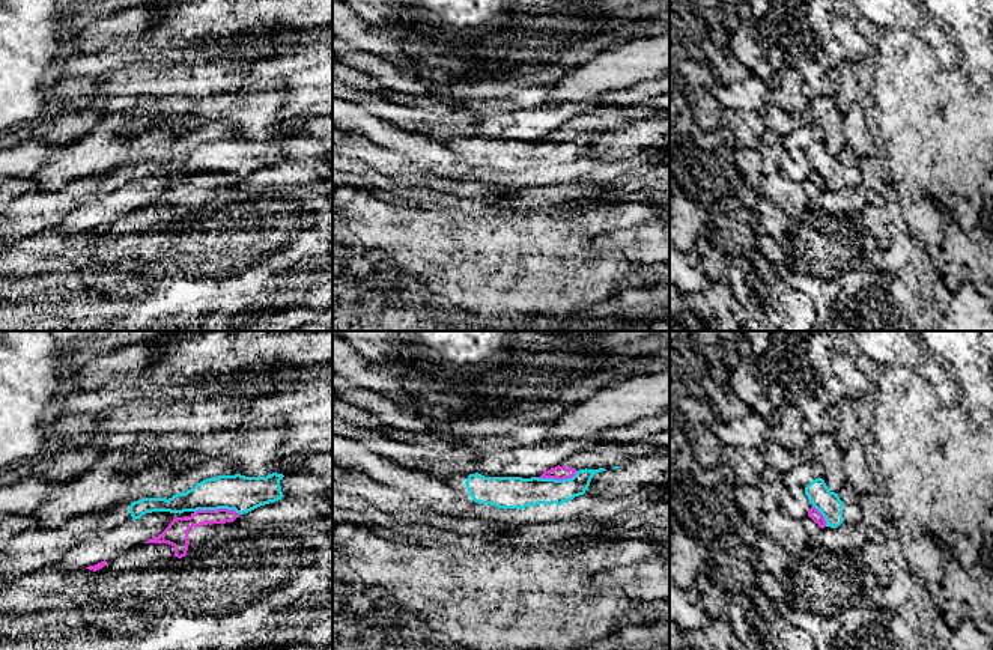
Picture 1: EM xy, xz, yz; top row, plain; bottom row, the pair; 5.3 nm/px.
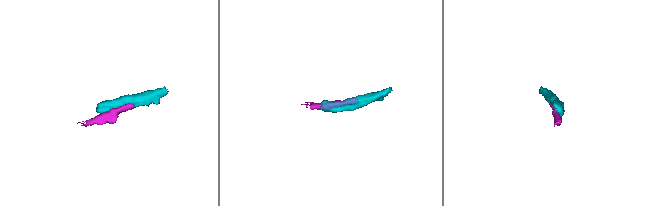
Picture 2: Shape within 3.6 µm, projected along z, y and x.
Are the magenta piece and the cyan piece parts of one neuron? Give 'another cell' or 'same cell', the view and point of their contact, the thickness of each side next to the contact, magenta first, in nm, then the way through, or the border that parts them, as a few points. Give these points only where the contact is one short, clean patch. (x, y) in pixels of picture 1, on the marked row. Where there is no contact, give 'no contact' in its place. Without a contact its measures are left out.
another cell | xy (217, 510) | 120/190 nm

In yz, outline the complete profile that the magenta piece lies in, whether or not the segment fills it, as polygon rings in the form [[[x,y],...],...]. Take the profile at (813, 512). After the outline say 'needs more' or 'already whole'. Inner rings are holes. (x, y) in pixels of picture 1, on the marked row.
[[[815,507],[808,510],[808,515],[802,519],[802,524],[811,540],[818,539],[821,530],[826,527],[824,516]]]; needs more

